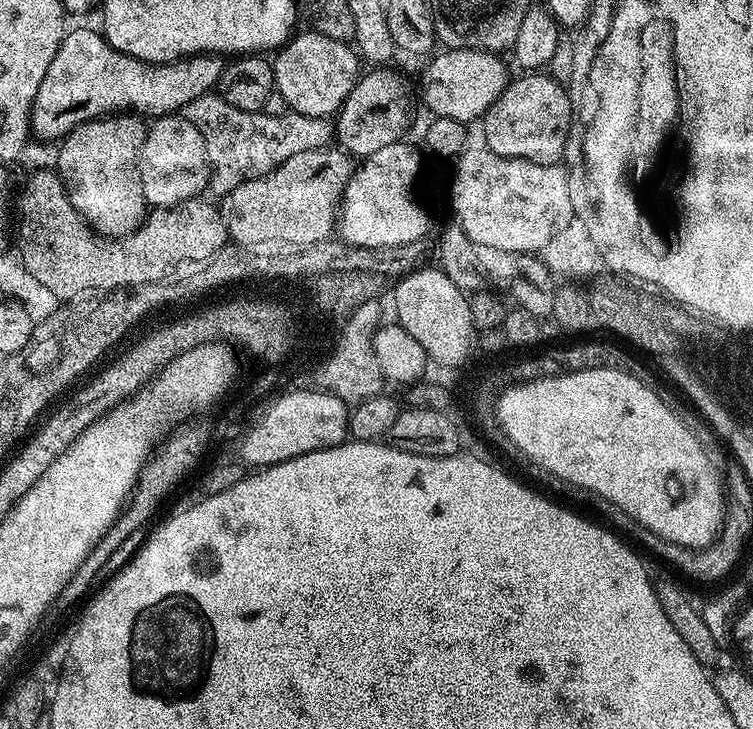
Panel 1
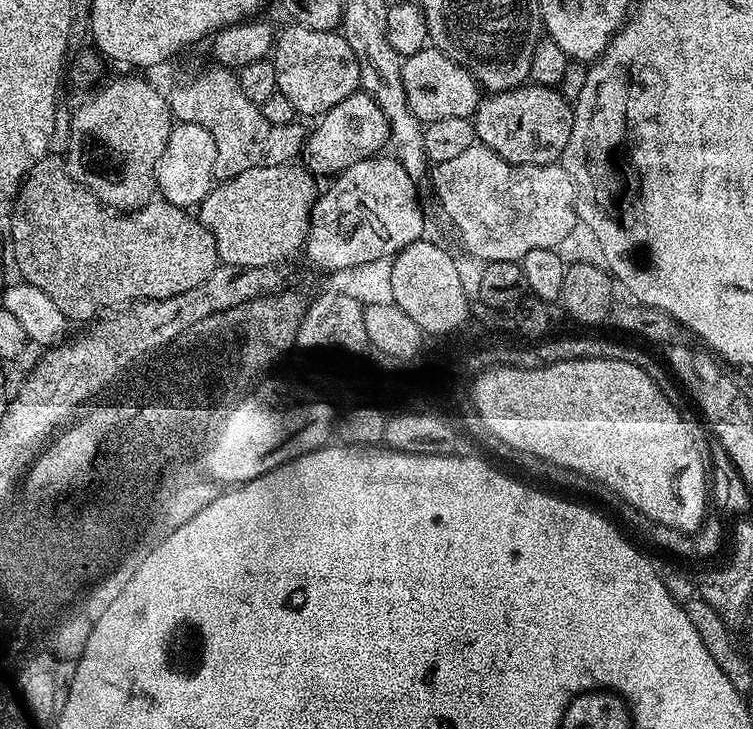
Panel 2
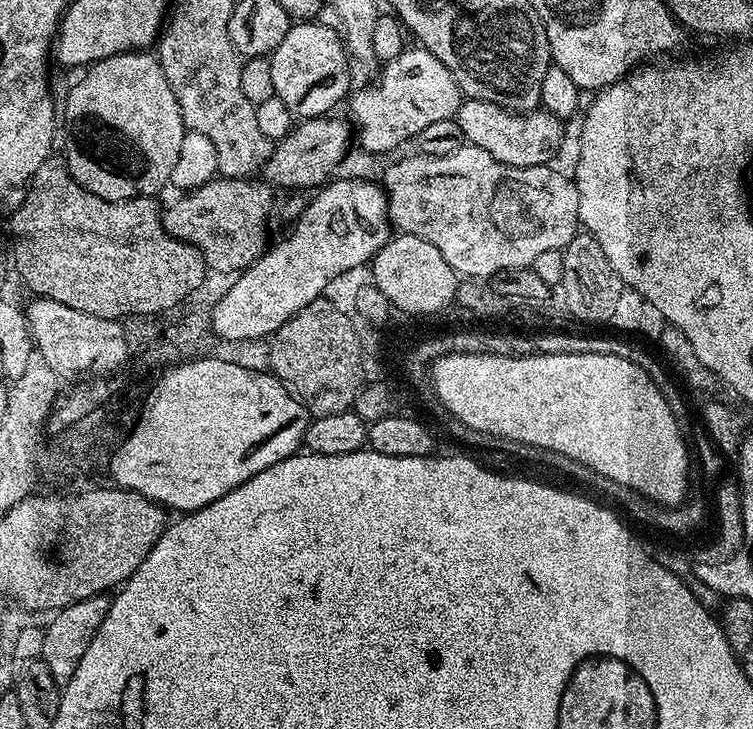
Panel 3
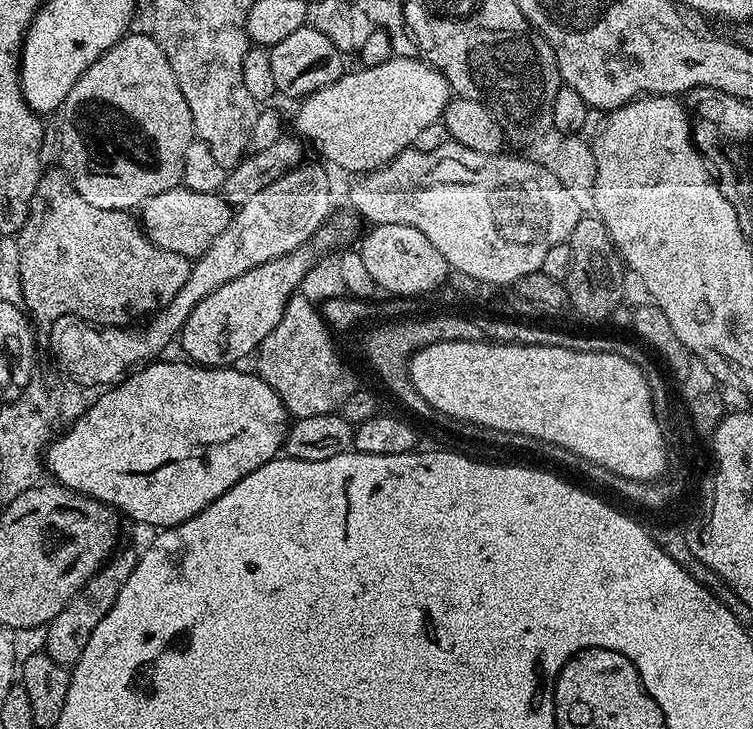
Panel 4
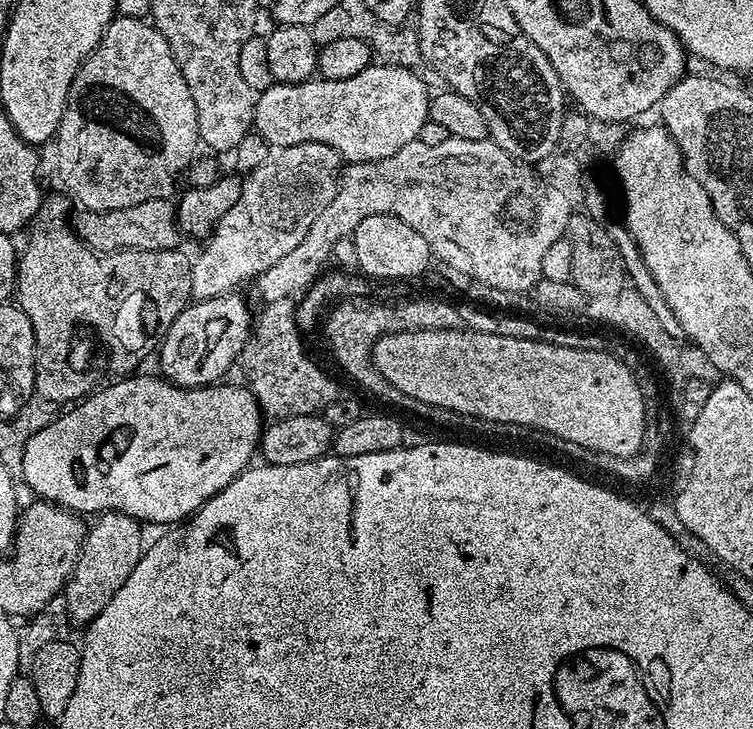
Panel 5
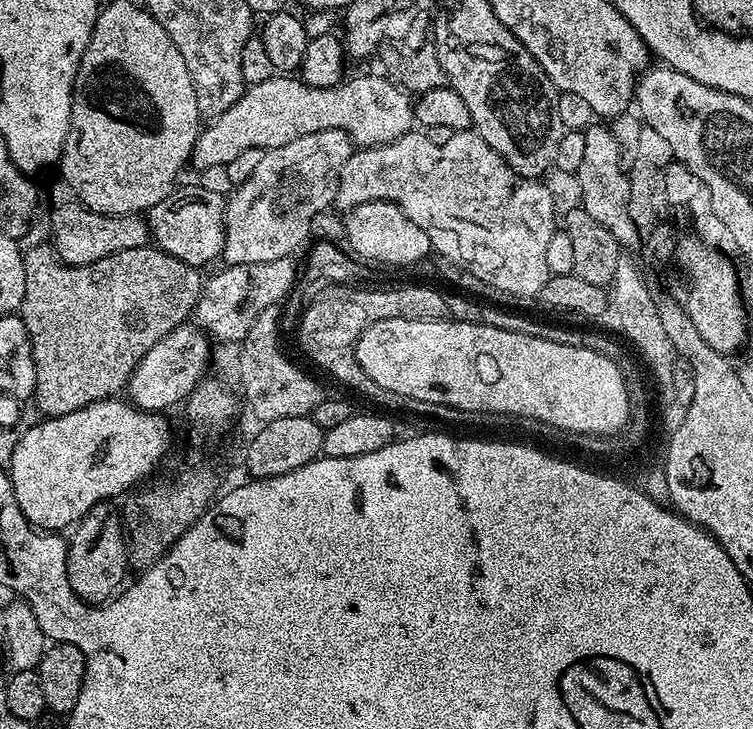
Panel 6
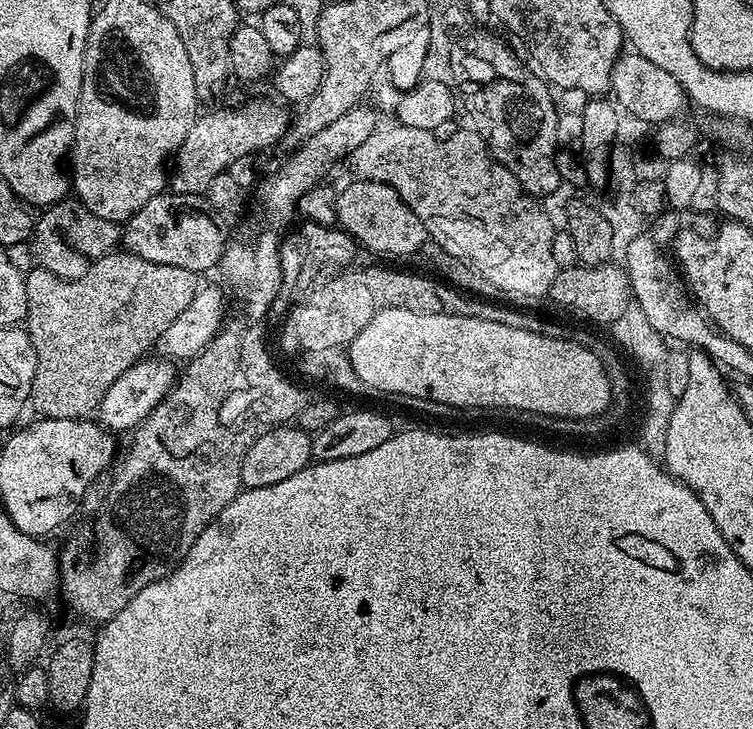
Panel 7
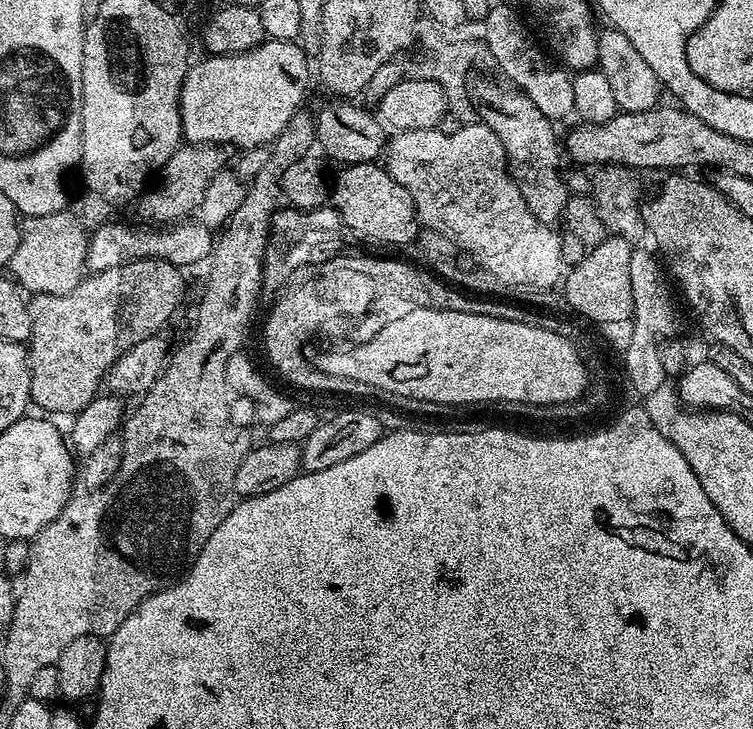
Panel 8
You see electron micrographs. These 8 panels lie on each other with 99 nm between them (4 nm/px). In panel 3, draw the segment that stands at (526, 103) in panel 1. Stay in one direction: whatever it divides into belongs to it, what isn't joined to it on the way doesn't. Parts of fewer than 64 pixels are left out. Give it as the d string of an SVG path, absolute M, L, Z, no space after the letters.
M465 99L454 117L461 128L463 139L478 146L498 162L506 166L529 168L539 164L547 165L548 160L560 148L560 126L562 120L545 110L535 112L512 112L494 102Z

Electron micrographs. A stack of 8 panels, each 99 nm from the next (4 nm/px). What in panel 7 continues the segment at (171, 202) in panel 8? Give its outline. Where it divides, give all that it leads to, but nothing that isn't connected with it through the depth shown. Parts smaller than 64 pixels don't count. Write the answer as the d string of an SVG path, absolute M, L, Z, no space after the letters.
M244 104L241 108L224 108L221 112L197 115L190 126L190 134L186 134L175 154L176 173L170 176L171 191L186 196L207 193L213 178L231 169L238 158L257 154L271 144L279 145L290 123L290 112L288 116L287 110L283 108L285 105L280 104Z

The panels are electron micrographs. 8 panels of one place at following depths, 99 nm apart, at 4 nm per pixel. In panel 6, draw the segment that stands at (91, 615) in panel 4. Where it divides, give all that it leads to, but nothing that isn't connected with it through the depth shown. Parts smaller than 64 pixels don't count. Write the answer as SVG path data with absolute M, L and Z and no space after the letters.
M109 503L96 504L89 510L77 526L73 529L74 536L69 539L65 551L65 572L71 589L78 594L80 600L93 606L107 603L125 583L125 576L130 569L130 553L127 546L126 530L123 526L121 515Z

